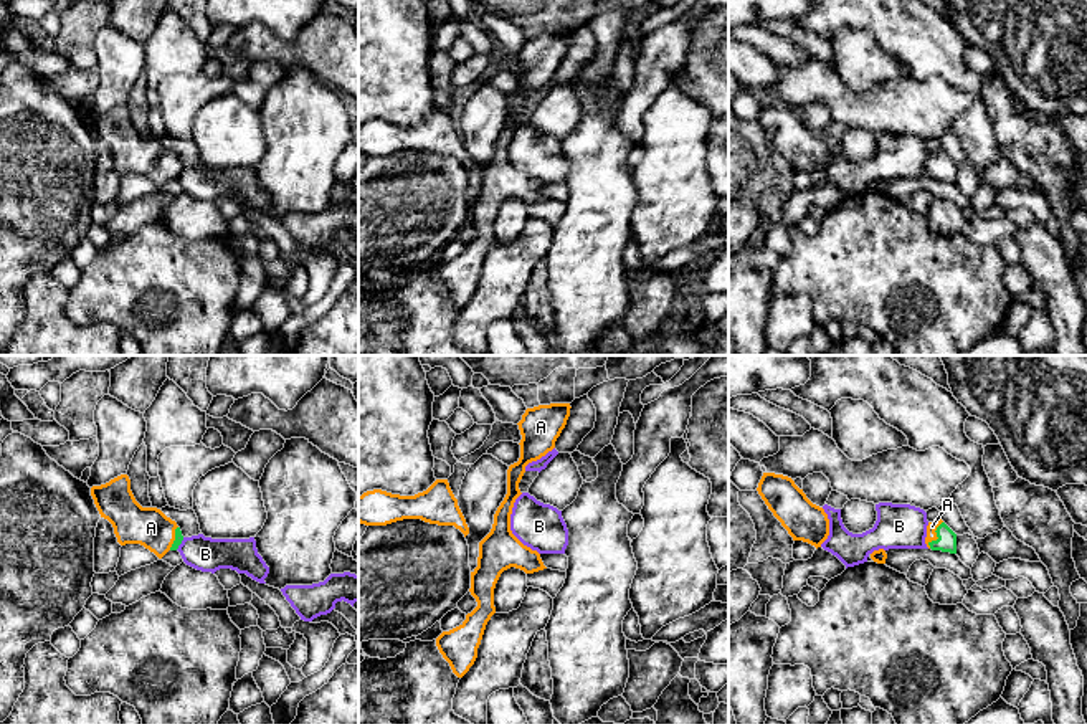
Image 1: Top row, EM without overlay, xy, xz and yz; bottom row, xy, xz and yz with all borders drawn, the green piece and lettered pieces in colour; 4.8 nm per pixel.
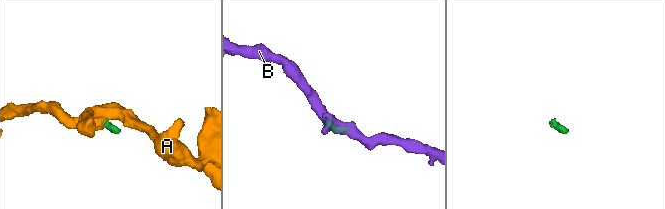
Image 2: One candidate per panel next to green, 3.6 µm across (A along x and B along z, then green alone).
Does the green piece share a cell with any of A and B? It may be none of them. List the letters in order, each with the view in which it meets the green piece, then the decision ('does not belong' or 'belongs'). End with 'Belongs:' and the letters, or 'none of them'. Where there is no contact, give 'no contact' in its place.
A: contact in yz; belongs
B: contact in xy; does not belong
Belongs: A

